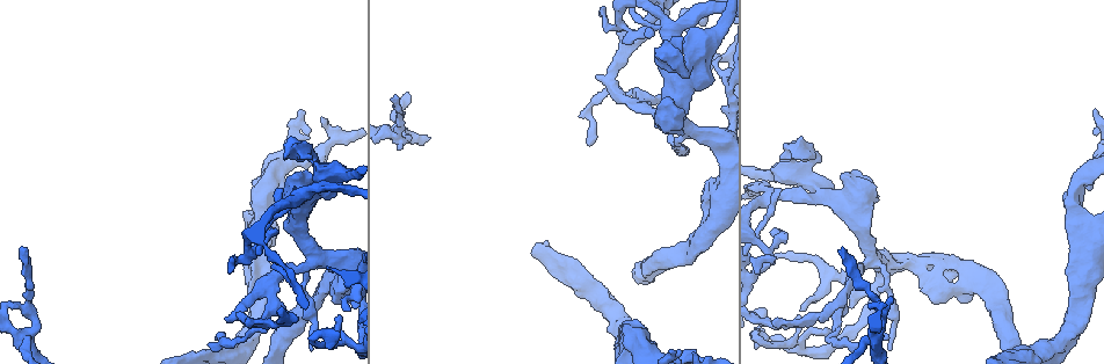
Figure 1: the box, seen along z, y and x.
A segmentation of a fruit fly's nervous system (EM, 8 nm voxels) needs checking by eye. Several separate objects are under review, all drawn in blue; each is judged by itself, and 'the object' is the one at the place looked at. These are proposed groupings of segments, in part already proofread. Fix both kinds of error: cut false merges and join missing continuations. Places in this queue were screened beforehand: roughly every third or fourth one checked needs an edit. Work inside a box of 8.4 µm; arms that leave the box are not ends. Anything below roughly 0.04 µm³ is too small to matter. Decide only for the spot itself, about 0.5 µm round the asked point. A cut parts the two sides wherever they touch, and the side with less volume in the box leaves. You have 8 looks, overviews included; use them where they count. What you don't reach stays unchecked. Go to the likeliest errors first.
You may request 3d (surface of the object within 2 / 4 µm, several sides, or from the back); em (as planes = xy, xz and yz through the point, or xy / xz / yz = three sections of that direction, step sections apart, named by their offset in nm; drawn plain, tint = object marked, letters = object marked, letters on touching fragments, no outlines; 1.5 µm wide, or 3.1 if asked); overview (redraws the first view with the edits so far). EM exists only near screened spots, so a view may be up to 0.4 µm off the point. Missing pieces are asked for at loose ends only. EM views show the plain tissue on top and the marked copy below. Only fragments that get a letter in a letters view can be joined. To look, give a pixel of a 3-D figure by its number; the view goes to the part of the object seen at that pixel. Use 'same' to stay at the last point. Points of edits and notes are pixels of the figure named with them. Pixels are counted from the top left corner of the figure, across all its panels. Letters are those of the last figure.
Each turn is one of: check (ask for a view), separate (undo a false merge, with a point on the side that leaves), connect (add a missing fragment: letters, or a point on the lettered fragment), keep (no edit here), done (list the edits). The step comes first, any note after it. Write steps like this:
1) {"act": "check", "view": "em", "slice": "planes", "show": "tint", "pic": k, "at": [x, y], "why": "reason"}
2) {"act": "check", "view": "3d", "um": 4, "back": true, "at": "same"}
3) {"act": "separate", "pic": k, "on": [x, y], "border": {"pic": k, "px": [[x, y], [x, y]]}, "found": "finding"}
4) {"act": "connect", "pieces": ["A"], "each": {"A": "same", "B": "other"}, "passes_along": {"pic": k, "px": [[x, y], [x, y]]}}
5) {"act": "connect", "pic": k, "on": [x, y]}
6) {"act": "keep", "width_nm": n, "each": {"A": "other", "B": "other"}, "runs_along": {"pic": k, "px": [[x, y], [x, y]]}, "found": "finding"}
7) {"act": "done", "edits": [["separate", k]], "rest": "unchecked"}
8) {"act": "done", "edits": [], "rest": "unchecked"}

{"act": "check", "view": "em", "slice": "xy", "step": 4, "show": "tint", "pic": 1, "at": [887, 337], "why": "long arm stops here"}

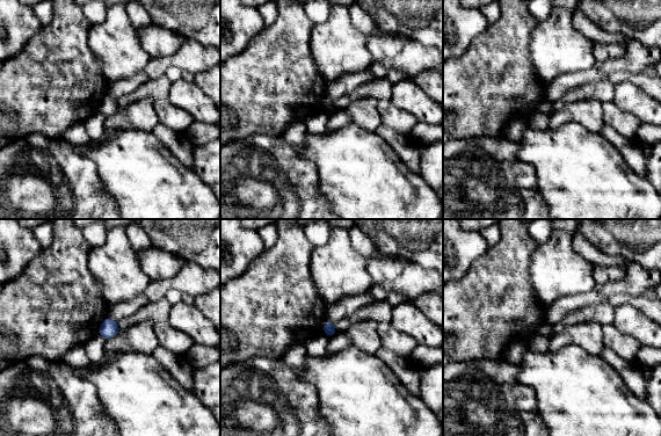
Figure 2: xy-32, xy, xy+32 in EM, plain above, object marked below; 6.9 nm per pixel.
{"act": "check", "view": "em", "slice": "planes", "show": "letters", "at": "same"}

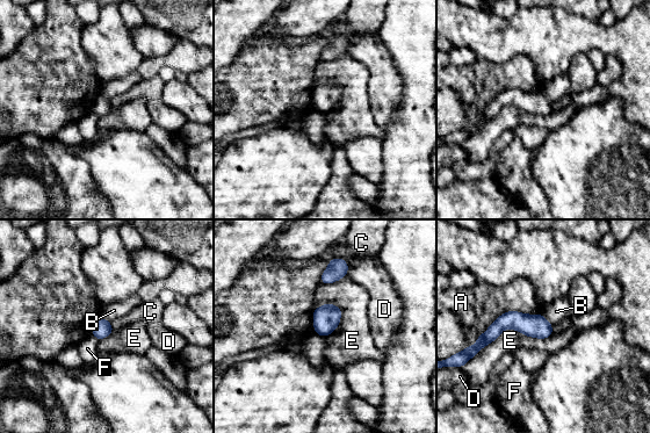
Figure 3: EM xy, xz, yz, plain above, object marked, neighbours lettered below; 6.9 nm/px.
{"act": "keep", "width_nm": 120, "each": {"A": "other", "B": "other", "C": "other", "D": "other", "E": "other", "F": "other"}, "border": {"pic": 3, "px": [[109, 323], [114, 330]]}, "found": "no lettered fragment goes on from it"}

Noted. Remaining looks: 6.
{"act": "check", "view": "em", "slice": "planes", "show": "letters", "pic": 1, "at": [26, 340], "why": "three arms meet"}

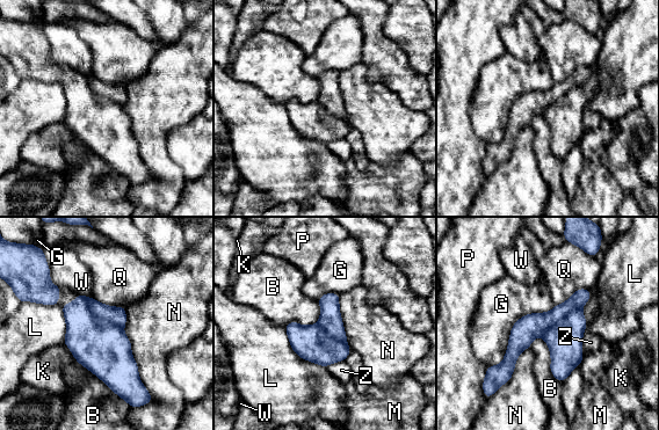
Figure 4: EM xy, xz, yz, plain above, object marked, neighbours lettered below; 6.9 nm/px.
{"act": "separate", "pic": 4, "on": [116, 315], "each": {"B": "other", "G": "other", "K": "other", "L": "other", "M": "other", "N": "other", "P": "other", "Q": "other", "W": "other", "Z": "other"}, "part_leaving": {"pic": 4, "px": [[587, 293], [540, 322], [494, 372]]}, "found": "a second cell is stuck on"}

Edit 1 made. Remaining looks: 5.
{"act": "check", "view": "overview", "why": "redraw"}

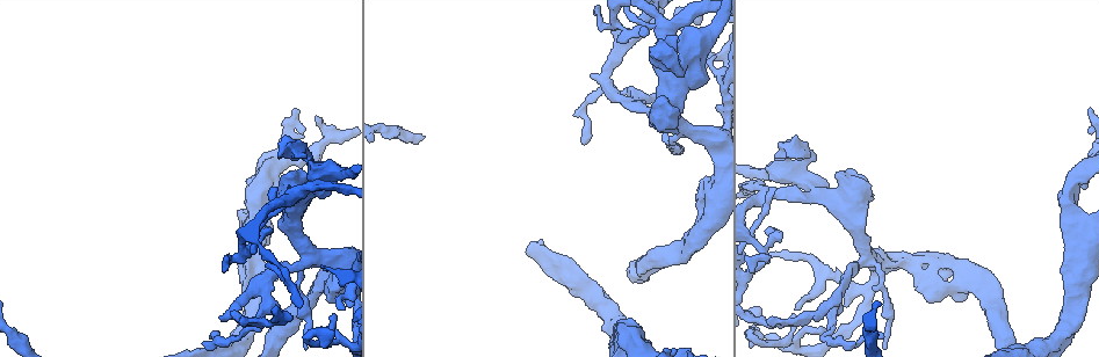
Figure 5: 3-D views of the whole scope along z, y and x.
{"act": "check", "view": "em", "slice": "xy", "step": 4, "show": "tint", "pic": 5, "at": [825, 330], "why": "tapers out"}

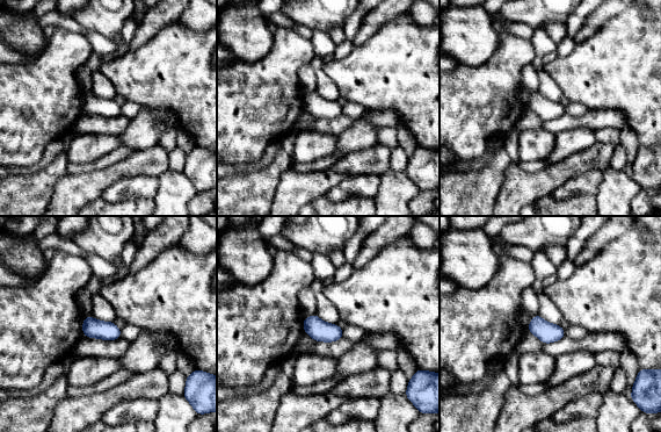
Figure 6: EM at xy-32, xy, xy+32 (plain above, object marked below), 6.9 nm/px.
{"act": "check", "view": "em", "slice": "planes", "show": "letters", "at": "same", "why": "another direction"}

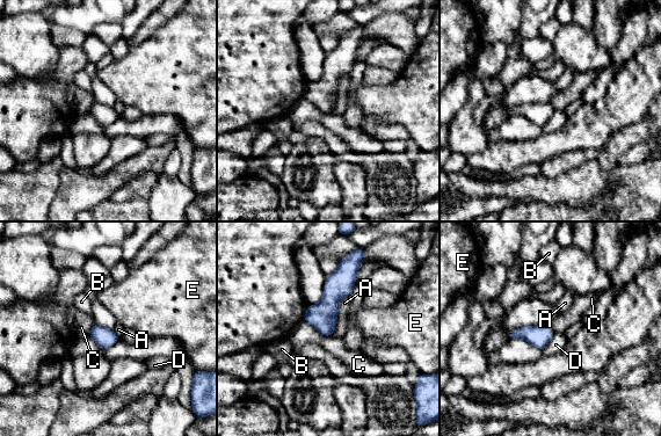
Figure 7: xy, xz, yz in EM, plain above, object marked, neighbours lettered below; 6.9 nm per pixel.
{"act": "keep", "width_nm": 130, "each": {"A": "other", "B": "other", "C": "other", "D": "other", "E": "other"}, "border": {"pic": 7, "px": [[554, 332], [550, 341], [542, 349]]}, "found": "none of them fits"}

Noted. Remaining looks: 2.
{"act": "done", "edits": [["separate", 4]], "rest": "unchecked"}

